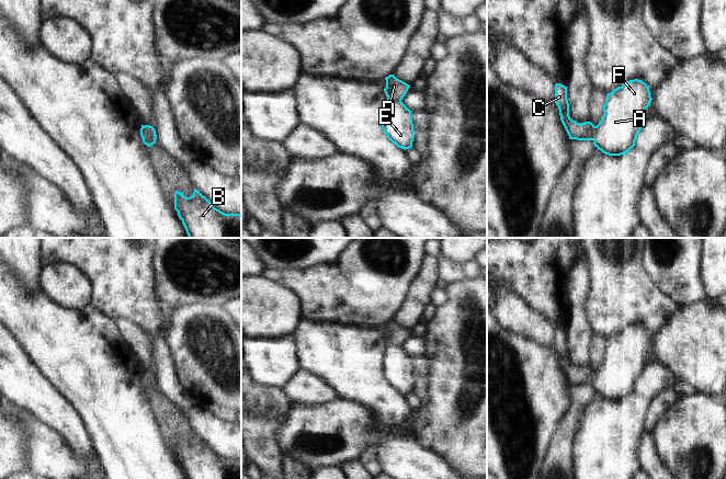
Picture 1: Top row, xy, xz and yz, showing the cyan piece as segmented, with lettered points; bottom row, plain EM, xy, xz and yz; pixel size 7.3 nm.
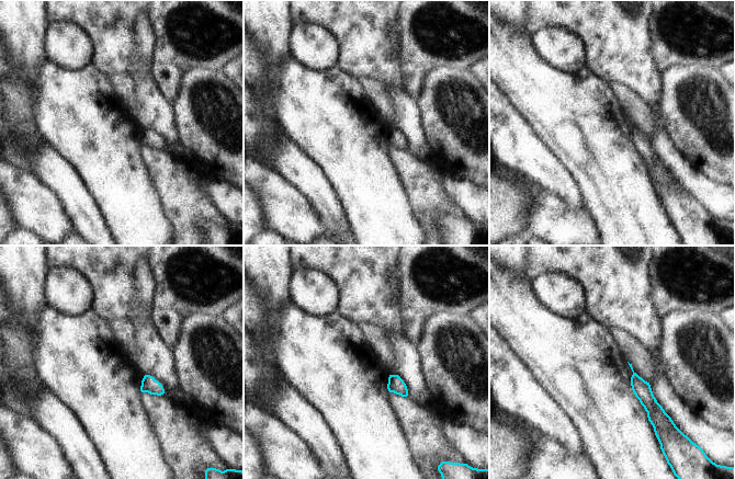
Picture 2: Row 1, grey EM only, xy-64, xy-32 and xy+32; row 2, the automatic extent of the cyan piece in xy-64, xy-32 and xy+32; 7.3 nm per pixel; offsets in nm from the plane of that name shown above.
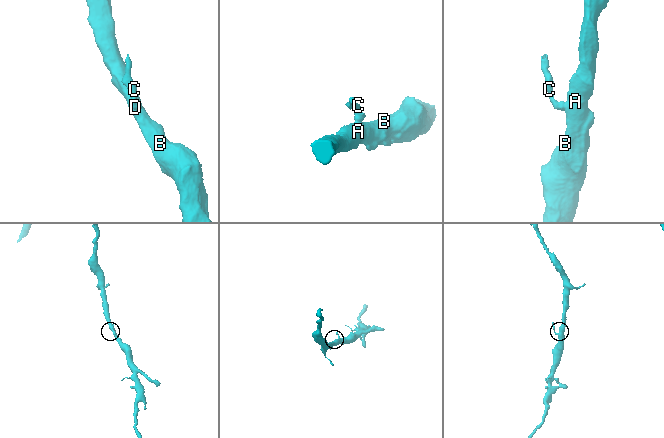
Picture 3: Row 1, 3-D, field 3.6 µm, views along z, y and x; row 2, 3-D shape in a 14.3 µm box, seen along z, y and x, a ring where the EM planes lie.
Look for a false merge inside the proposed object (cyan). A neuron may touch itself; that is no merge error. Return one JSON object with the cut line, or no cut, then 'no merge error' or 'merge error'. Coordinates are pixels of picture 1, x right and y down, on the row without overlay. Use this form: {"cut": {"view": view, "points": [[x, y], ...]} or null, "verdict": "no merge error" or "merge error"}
{"cut": {"view": "xy", "points": [[143, 372], [143, 377], [155, 386]]}, "verdict": "merge error"}

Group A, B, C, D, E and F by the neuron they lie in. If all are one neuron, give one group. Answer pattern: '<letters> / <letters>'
A B E F / C D

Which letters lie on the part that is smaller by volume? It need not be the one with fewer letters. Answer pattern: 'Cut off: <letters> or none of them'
Cut off: C, D

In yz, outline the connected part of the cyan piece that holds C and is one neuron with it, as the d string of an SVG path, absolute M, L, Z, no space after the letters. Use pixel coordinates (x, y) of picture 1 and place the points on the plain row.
M555 330L555 349L558 352L560 366L569 381L569 385L592 386L595 372L591 367L577 368L569 362L569 349L567 345L567 332Z

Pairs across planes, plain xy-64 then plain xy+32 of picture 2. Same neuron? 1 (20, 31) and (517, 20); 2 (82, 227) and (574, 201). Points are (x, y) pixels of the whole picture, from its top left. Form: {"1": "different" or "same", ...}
{"1": "same", "2": "same"}

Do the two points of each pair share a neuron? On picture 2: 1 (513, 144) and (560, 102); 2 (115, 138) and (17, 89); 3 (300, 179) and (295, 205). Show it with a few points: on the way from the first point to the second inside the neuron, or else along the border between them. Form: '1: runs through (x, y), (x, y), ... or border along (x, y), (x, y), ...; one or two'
1: border along (515, 107), (547, 147); two
2: border along (42, 73), (37, 87), (36, 125); two
3: border along (279, 174), (307, 202), (314, 212); two

